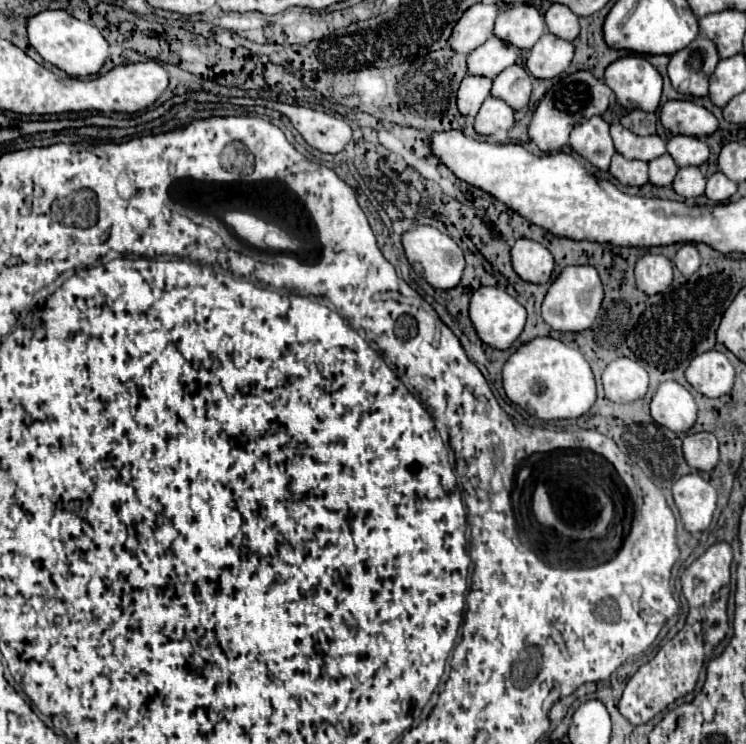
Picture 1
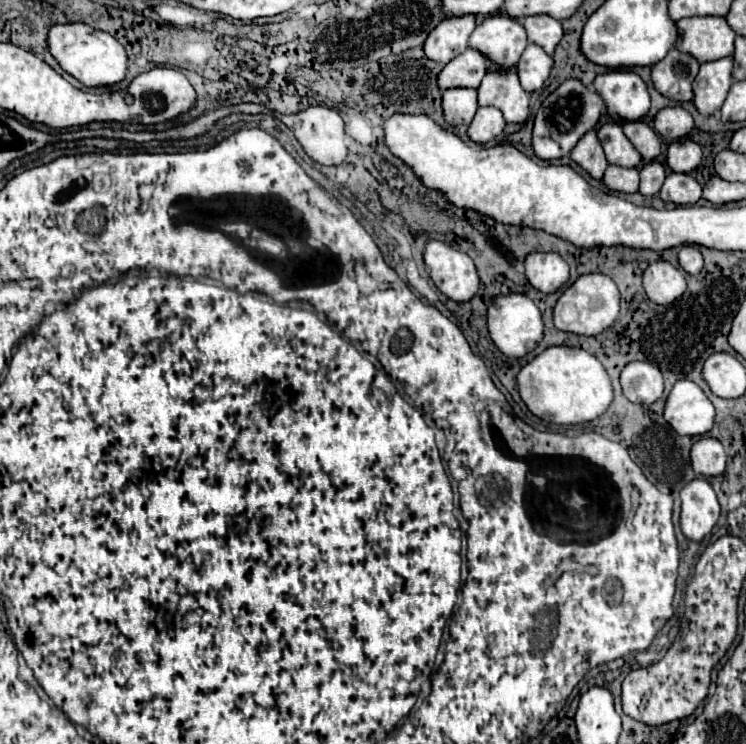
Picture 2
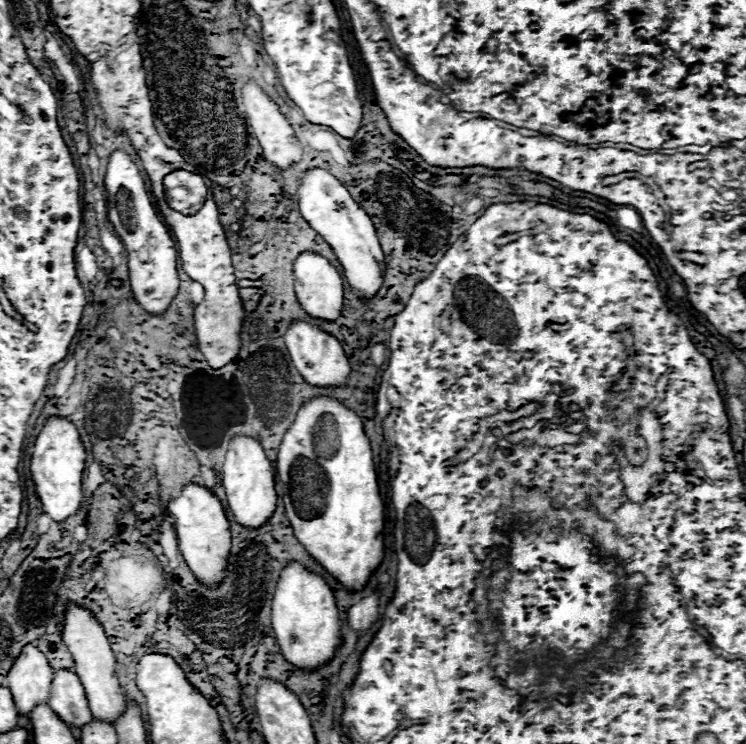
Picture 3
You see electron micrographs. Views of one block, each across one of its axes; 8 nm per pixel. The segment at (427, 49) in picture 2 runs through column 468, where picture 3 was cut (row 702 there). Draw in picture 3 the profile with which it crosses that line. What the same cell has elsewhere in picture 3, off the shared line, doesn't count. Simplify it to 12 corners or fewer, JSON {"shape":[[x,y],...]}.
{"shape":[[26,644],[4,680],[20,714],[48,702],[54,670]]}

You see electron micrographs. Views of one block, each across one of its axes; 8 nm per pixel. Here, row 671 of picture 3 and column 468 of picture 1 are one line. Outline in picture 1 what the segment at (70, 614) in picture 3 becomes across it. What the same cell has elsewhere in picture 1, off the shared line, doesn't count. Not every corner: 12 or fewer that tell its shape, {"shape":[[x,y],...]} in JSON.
{"shape":[[468,74],[458,90],[458,110],[476,116],[490,96],[490,78]]}

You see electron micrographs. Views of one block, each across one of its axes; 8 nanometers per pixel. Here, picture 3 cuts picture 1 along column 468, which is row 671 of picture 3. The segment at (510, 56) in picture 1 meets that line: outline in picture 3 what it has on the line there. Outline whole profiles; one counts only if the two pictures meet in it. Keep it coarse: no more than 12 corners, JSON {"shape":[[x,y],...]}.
{"shape":[[54,672],[48,704],[68,726],[92,718],[80,678]]}

